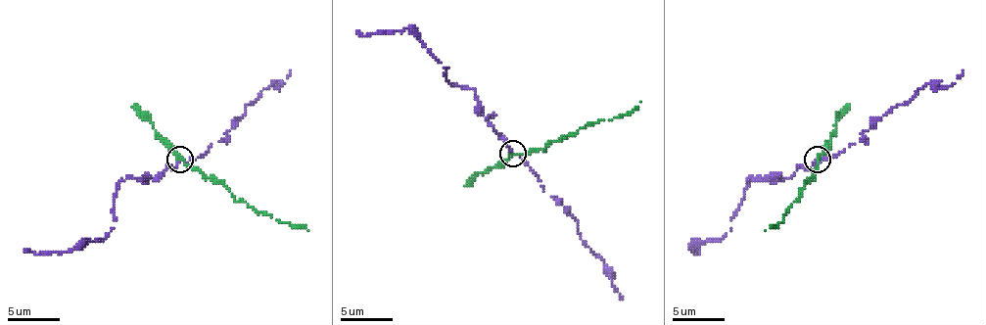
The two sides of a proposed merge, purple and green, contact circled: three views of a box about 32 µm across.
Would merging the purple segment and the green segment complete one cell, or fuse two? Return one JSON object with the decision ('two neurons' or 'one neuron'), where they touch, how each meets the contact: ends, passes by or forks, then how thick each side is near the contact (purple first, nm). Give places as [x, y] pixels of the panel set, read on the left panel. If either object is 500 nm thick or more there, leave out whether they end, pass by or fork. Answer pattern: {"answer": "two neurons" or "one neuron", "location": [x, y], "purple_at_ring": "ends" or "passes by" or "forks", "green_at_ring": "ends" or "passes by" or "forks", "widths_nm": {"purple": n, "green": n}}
{"answer": "two neurons", "location": [180, 159], "purple_at_ring": "ends", "green_at_ring": "passes by", "widths_nm": {"purple": 260, "green": 240}}

